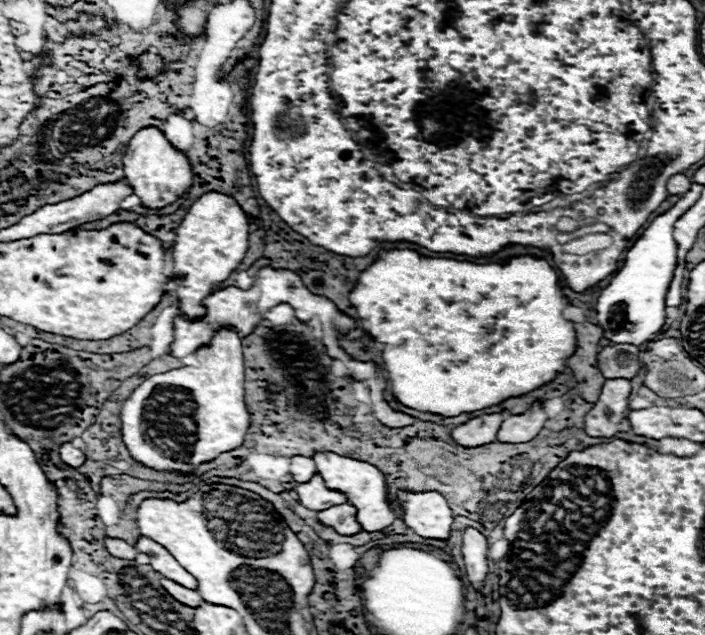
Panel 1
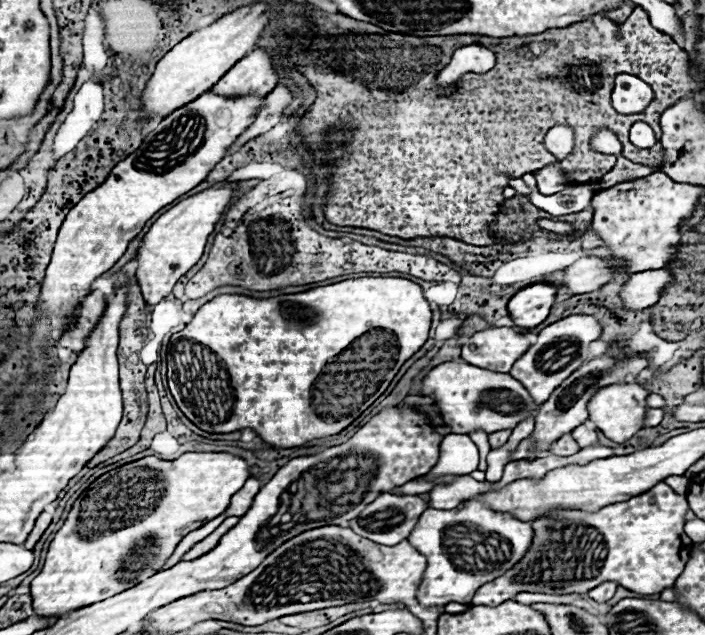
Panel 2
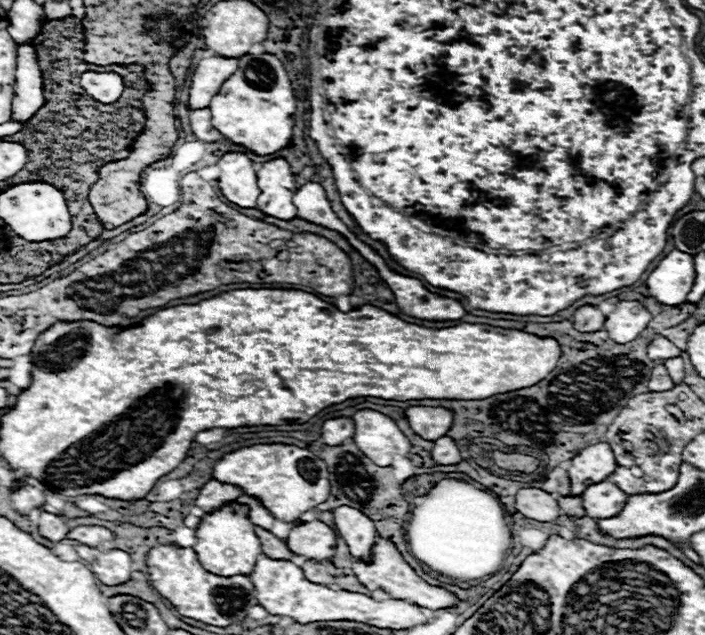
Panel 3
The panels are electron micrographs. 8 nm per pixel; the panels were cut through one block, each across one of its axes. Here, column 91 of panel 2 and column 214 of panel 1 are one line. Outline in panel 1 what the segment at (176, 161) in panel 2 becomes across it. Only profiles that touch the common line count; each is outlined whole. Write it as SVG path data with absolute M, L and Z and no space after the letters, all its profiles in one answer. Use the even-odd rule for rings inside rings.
M208 192L200 196L190 212L184 216L176 230L176 242L172 248L172 282L176 284L176 302L180 304L180 316L188 320L200 320L206 314L202 300L214 292L214 286L228 280L228 276L240 266L248 250L248 222L242 208L234 198Z

